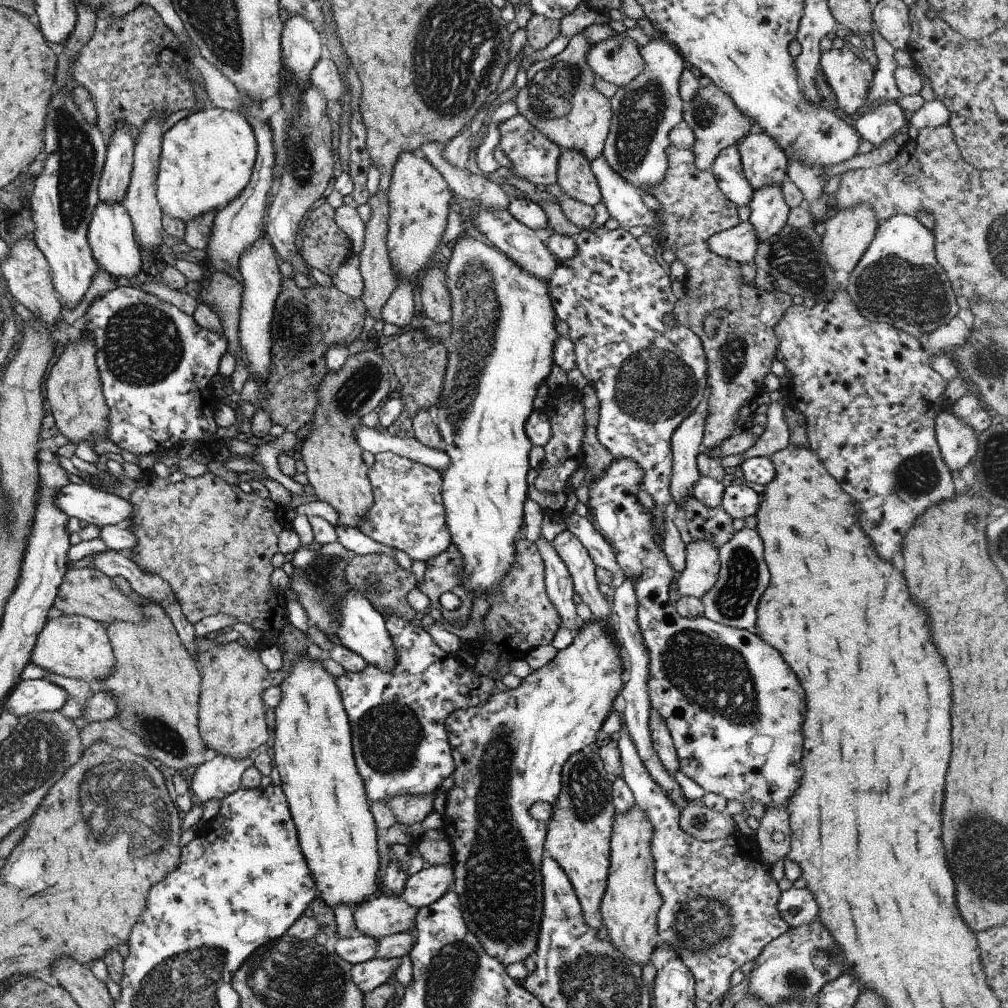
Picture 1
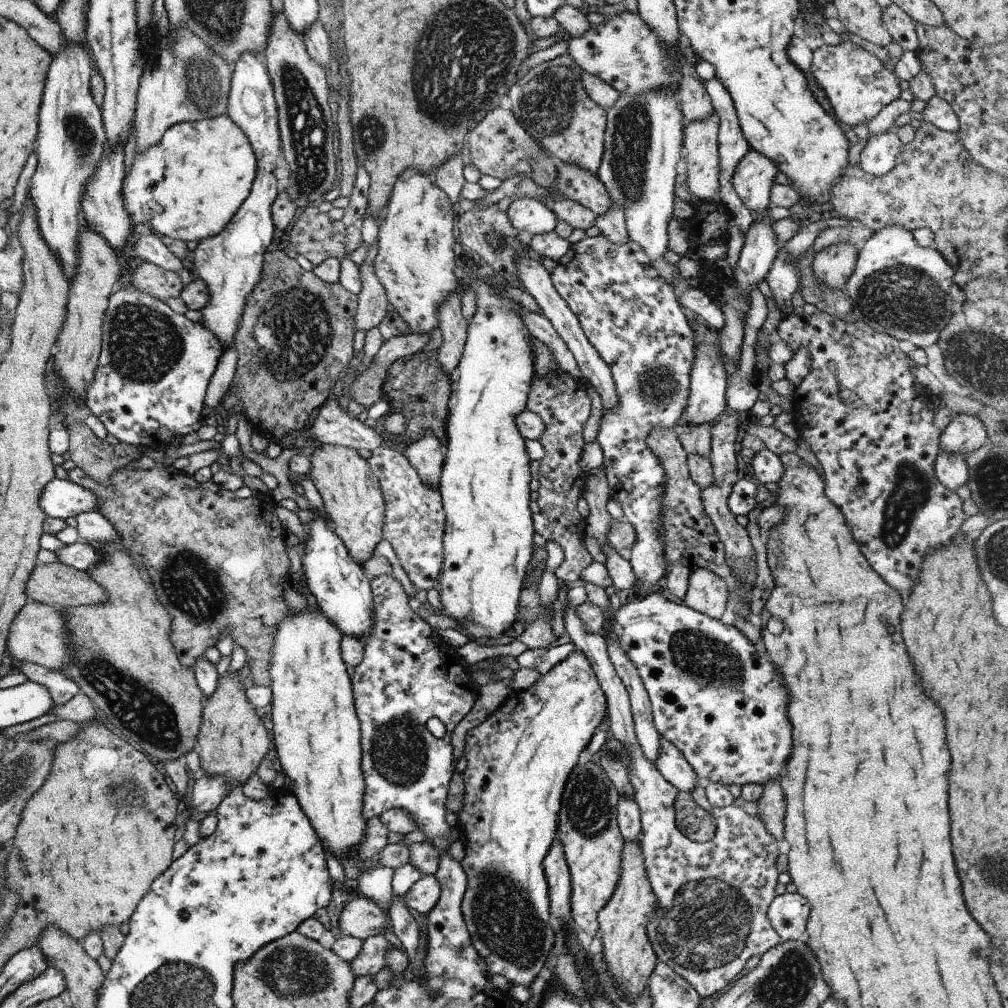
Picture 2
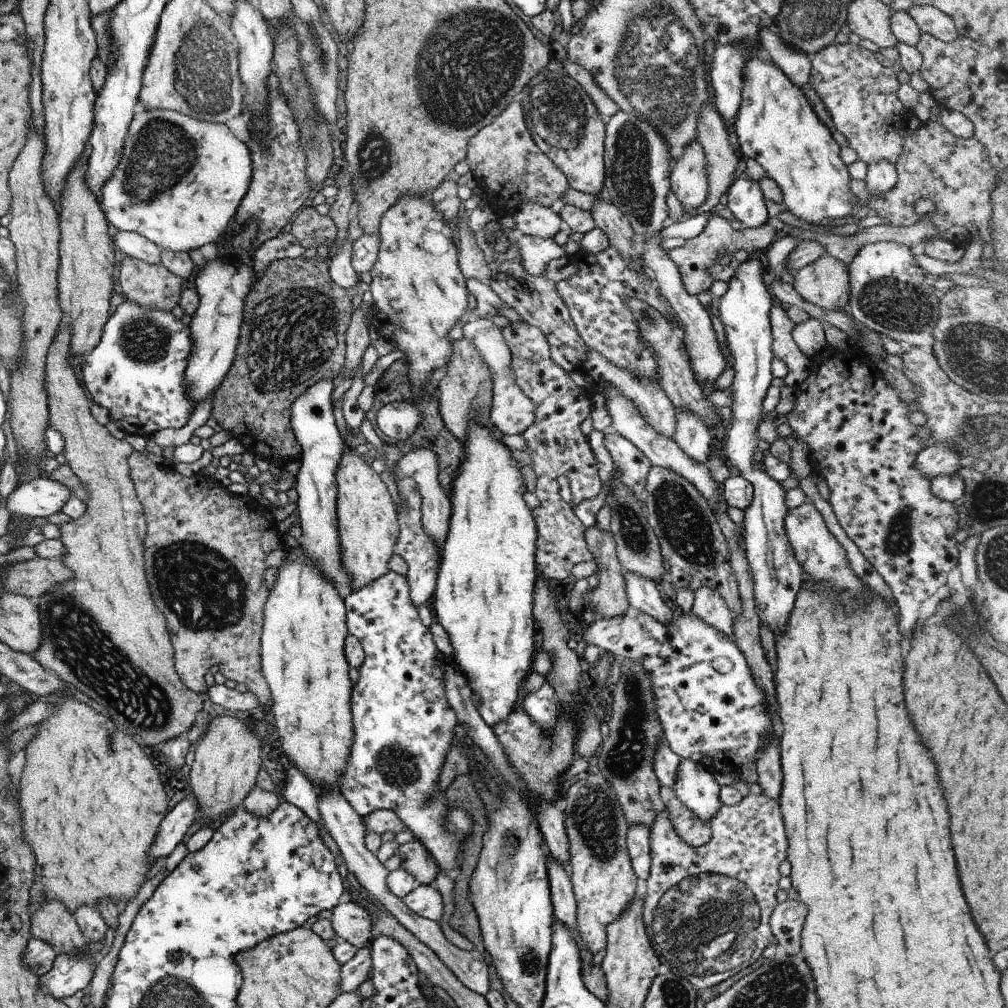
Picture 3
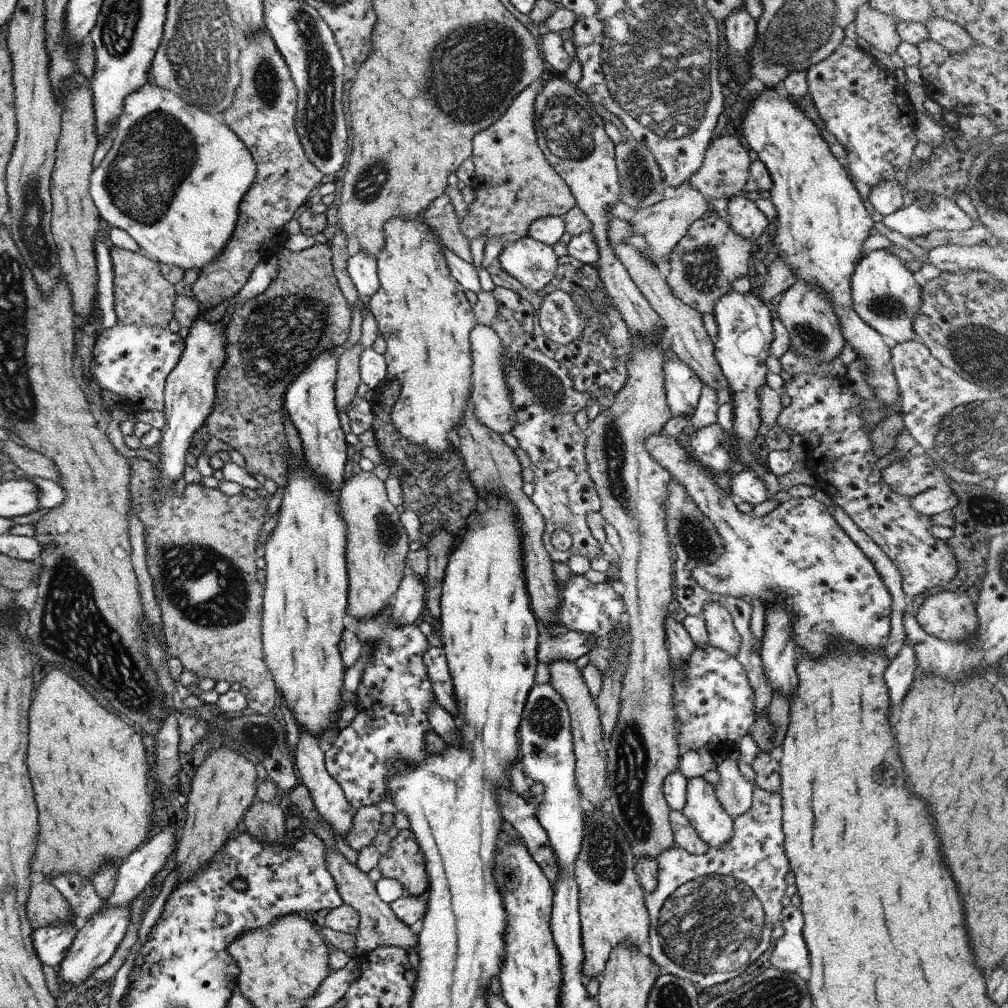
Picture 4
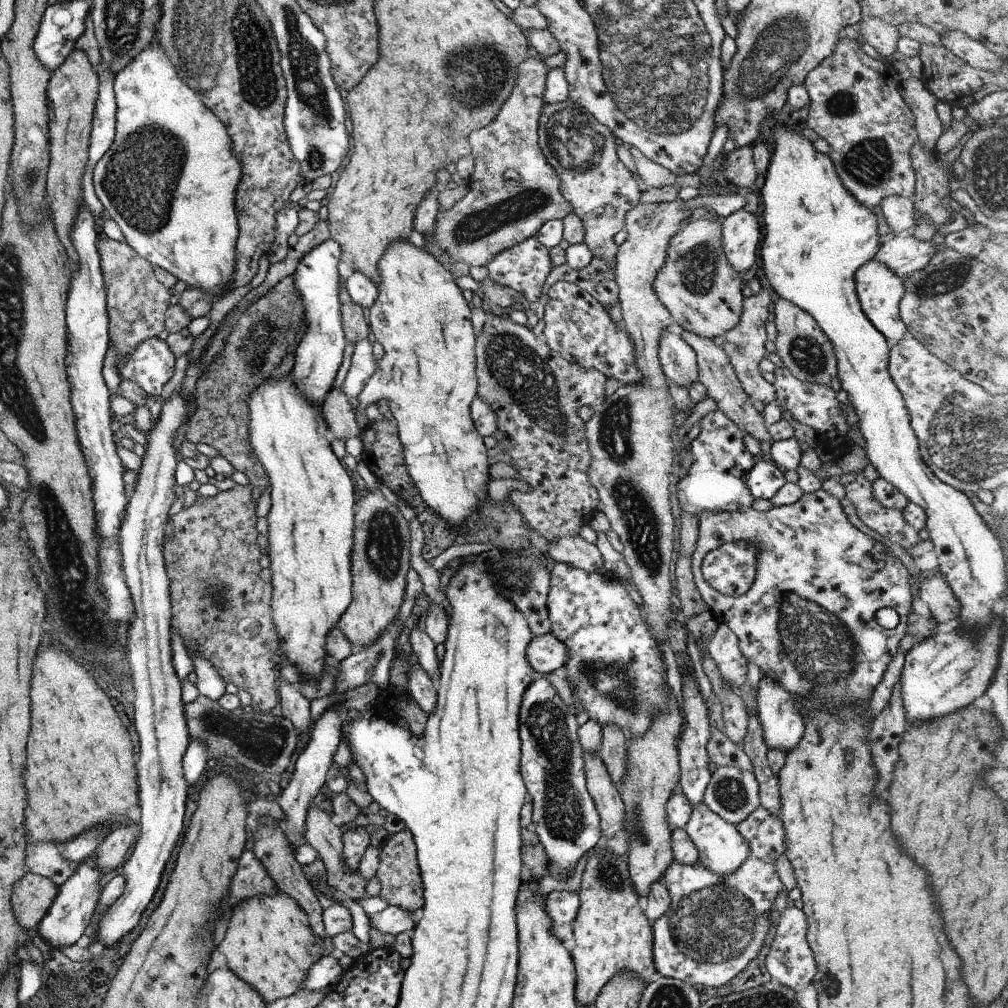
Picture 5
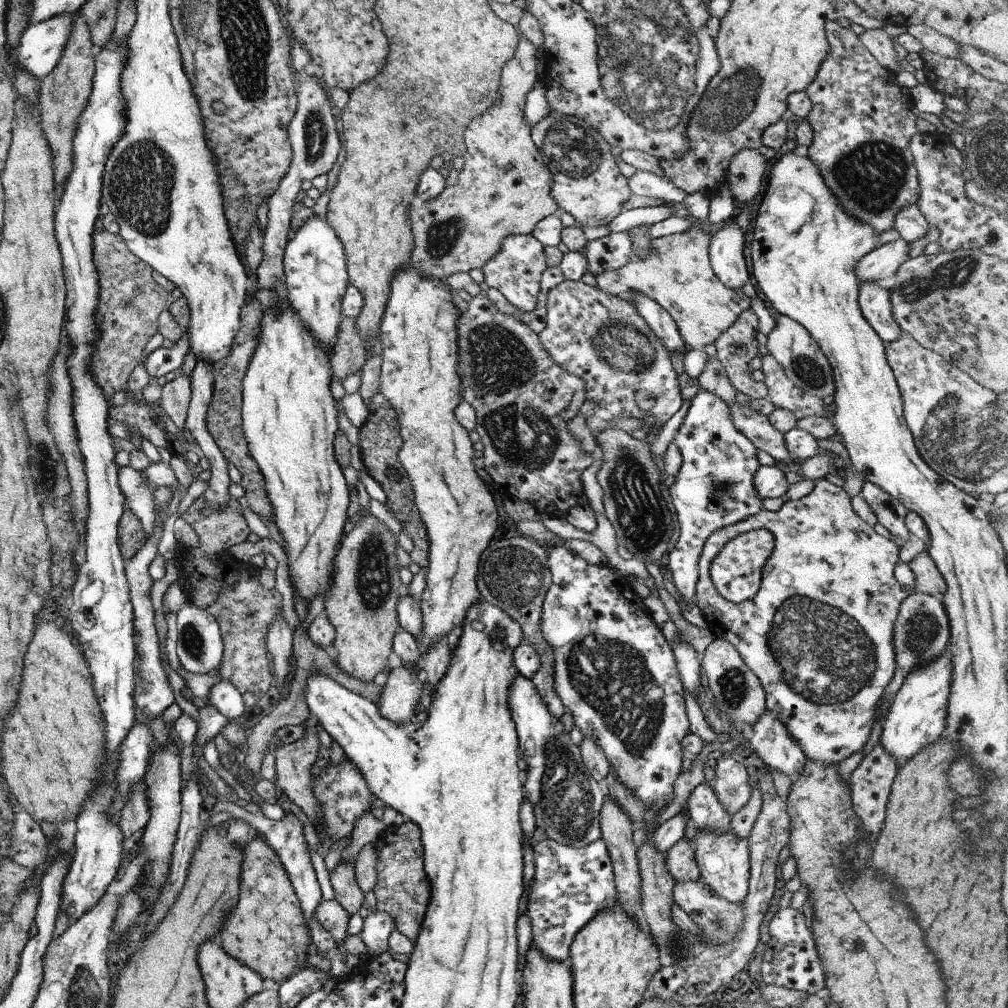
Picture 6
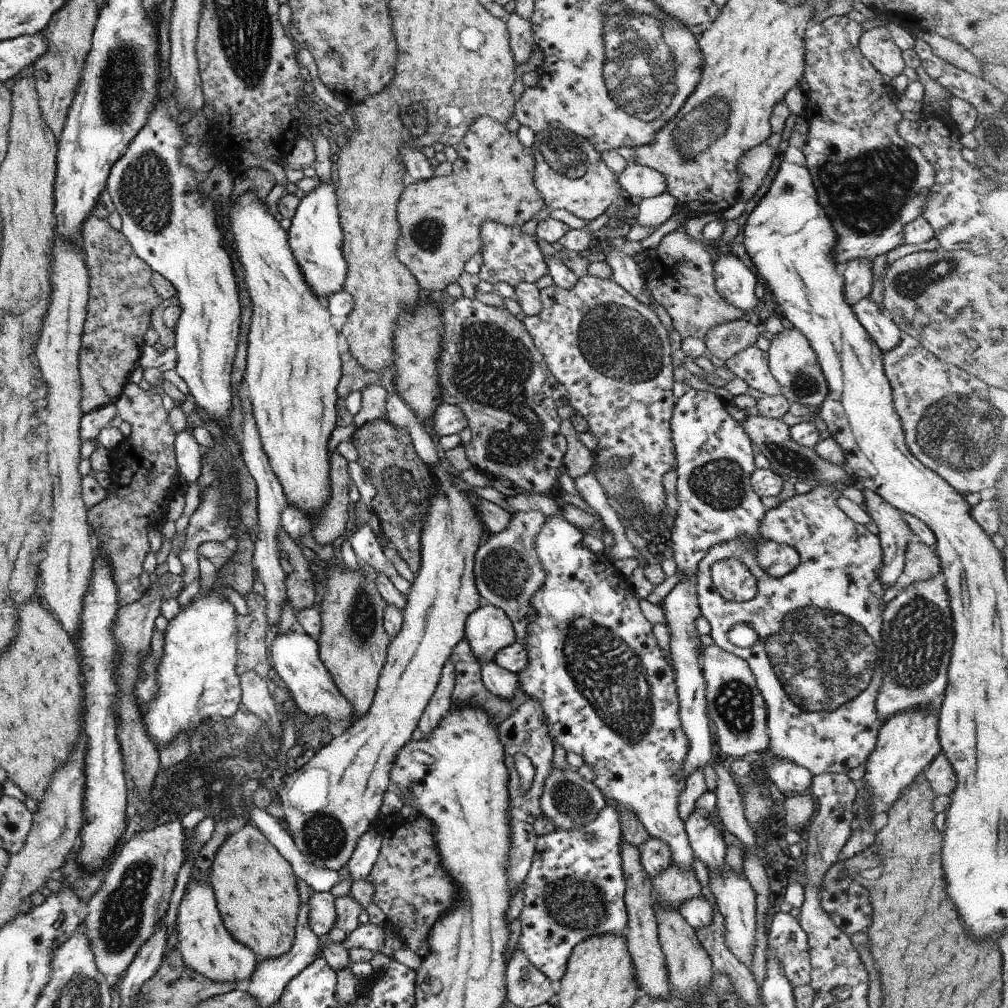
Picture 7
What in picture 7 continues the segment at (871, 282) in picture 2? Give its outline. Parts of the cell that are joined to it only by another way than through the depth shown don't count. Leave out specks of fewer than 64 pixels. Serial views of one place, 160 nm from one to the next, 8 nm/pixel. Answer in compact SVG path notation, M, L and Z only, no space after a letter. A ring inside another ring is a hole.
M861 298L855 305L850 306L857 322L878 350L885 353L899 343L901 332L890 319L889 314L880 305L871 302L869 298Z

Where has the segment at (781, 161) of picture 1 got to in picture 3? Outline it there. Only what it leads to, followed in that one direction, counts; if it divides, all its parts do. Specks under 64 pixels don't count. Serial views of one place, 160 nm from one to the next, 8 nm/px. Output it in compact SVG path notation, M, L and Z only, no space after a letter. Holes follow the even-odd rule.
M747 176L732 180L721 206L726 206L732 216L746 228L759 228L768 220L765 200L759 192L759 184Z

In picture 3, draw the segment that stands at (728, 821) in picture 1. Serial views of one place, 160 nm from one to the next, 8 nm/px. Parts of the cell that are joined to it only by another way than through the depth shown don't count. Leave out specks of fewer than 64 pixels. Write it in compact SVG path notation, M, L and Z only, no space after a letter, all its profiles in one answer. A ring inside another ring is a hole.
M676 797L669 799L665 814L671 822L673 832L687 846L699 848L708 842L710 826L703 824L697 816L693 816Z

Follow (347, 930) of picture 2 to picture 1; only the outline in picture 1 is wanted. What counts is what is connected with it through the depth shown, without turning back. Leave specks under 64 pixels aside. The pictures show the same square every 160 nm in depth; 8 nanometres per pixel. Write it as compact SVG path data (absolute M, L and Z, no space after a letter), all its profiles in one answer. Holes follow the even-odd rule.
M378 893L351 909L355 930L374 939L408 931L417 914L399 895Z

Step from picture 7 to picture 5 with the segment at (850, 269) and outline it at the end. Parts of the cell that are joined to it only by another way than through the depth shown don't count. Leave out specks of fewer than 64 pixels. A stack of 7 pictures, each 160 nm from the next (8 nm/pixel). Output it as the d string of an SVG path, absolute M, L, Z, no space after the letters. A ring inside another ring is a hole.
M890 236L878 247L874 256L876 261L888 266L899 278L904 279L921 270L933 254L942 252L946 246L934 241L920 241L914 237Z

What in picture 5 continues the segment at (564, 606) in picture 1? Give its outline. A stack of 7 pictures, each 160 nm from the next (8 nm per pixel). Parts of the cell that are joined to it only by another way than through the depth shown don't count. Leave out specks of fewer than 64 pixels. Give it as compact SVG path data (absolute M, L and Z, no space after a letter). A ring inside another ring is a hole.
M761 805L754 808L741 822L736 824L737 832L747 841L749 854L732 872L719 876L701 863L679 864L673 860L664 870L659 880L669 895L669 906L652 924L652 959L654 970L662 977L671 977L688 985L721 986L739 974L751 958L762 950L767 936L767 928L772 924L769 912L779 892L785 888L775 873L775 858L785 852L784 830L779 816L765 810Z

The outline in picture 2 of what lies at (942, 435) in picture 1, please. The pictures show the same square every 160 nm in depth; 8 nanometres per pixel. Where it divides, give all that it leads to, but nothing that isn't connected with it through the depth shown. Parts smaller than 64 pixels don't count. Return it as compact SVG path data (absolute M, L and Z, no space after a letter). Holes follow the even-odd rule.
M938 451L934 460L934 473L942 485L955 491L958 486L967 482L966 457L955 451Z

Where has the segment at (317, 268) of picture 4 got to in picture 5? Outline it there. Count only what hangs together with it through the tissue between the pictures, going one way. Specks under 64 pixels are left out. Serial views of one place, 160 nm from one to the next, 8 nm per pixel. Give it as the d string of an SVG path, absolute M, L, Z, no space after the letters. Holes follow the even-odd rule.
M289 274L243 310L231 328L223 350L211 364L206 364L194 385L195 410L185 422L185 439L215 448L235 470L245 474L256 493L268 486L268 476L248 441L248 400L255 386L269 378L283 356L293 353L293 348L302 339L303 310L298 292L294 292L293 274Z

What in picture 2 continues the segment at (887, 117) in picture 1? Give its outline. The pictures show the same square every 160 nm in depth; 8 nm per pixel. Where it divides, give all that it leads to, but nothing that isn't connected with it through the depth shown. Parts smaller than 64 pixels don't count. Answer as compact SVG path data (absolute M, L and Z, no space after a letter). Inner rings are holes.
M893 129L873 136L866 135L866 143L860 150L858 165L871 176L885 174L893 168L896 154L902 142Z

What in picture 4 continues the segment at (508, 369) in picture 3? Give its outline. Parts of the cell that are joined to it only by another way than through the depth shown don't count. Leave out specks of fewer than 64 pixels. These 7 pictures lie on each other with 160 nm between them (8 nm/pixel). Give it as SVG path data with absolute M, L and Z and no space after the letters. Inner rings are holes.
M475 322L468 334L470 355L472 358L472 373L470 386L470 399L472 411L477 420L484 424L490 431L502 435L509 433L515 426L516 414L510 397L510 390L504 375L505 349L501 339L491 326Z

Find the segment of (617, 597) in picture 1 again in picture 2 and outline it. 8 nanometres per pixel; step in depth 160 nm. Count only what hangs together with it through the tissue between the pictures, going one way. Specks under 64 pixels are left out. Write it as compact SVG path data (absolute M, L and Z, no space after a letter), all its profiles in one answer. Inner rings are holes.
M601 234L585 237L571 244L567 252L555 261L549 278L557 294L573 311L582 333L609 367L612 376L616 405L604 410L601 415L596 441L601 448L601 466L607 484L620 502L623 519L633 527L635 533L628 561L637 591L630 600L639 600L649 593L651 586L668 570L664 557L660 507L666 478L657 457L646 445L646 438L650 430L658 427L671 430L681 418L690 391L689 371L694 359L694 332L681 313L675 290L664 281L643 249L633 241L614 243Z

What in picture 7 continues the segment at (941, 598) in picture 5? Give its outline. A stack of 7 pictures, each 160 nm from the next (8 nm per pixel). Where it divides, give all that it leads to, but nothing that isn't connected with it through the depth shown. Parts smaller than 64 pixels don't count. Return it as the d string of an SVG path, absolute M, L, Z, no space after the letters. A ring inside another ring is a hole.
M907 542L903 573L911 578L912 582L921 582L921 580L938 577L940 563L935 550L928 548L921 542Z

